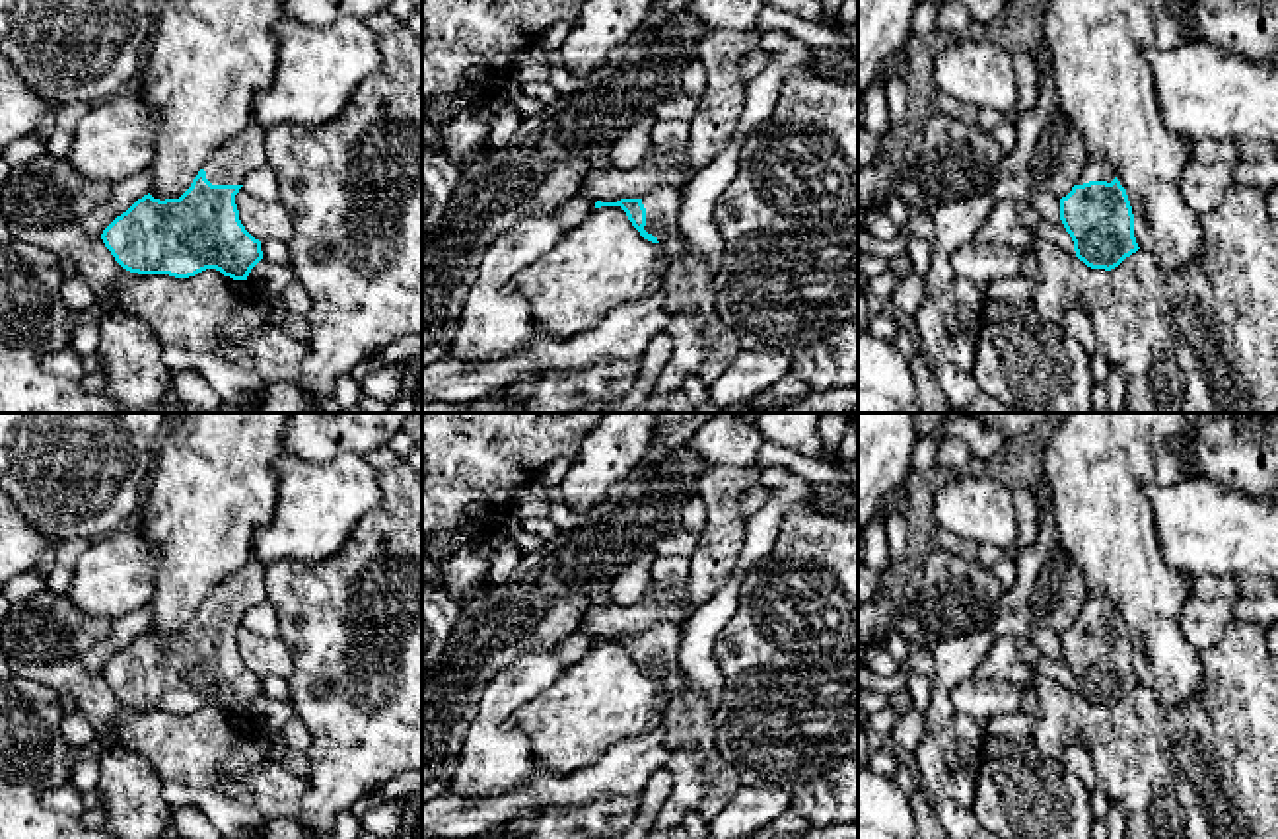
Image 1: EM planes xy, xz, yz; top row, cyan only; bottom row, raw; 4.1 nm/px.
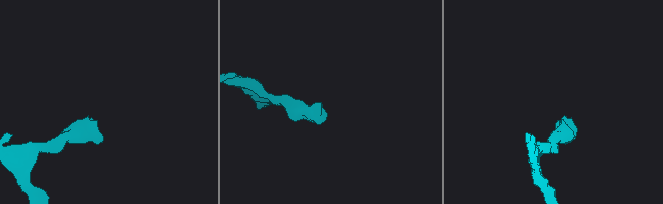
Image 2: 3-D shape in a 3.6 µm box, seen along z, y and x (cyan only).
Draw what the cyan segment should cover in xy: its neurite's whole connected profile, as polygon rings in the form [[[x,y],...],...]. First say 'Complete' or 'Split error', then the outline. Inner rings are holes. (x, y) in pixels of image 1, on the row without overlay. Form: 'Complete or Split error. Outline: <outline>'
Split error. Outline: [[[251,557],[214,586],[179,635],[160,637],[150,629],[144,631],[103,666],[101,675],[115,697],[130,709],[189,714],[216,705],[233,716],[247,716],[251,705],[263,695],[263,687],[261,677],[239,656],[235,631],[245,613],[265,600],[265,565]]]

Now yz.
Split error. Outline: [[[1087,592],[1078,619],[1060,635],[1060,656],[1076,693],[1091,705],[1111,707],[1140,685],[1126,625],[1103,594]]]

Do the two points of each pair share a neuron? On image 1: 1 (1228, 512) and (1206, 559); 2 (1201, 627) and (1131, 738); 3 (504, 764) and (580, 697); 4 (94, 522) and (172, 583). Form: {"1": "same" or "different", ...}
{"1": "same", "2": "different", "3": "different", "4": "different"}

